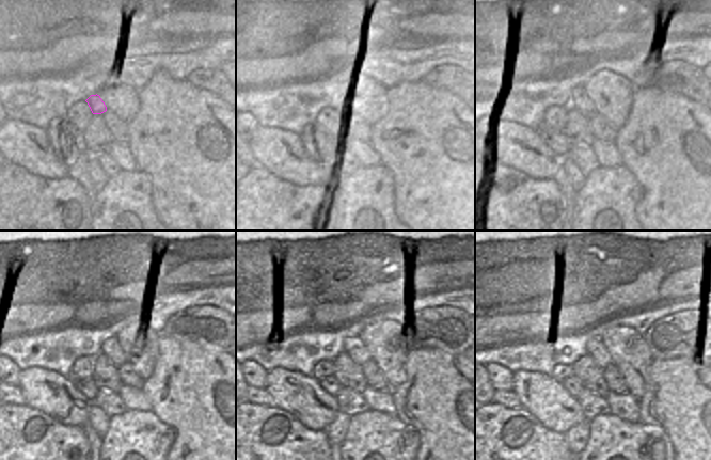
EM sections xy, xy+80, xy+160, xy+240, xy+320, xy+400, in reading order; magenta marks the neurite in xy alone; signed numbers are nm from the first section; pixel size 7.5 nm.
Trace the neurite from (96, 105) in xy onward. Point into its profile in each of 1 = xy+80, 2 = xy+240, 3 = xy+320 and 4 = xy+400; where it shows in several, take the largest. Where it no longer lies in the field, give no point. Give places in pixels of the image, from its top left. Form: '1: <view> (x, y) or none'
1: xy+80 (343, 105)
2: xy+240 (110, 348)
3: xy+320 (354, 348)
4: xy+400 (598, 352)

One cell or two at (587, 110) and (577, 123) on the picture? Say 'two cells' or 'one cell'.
two cells

